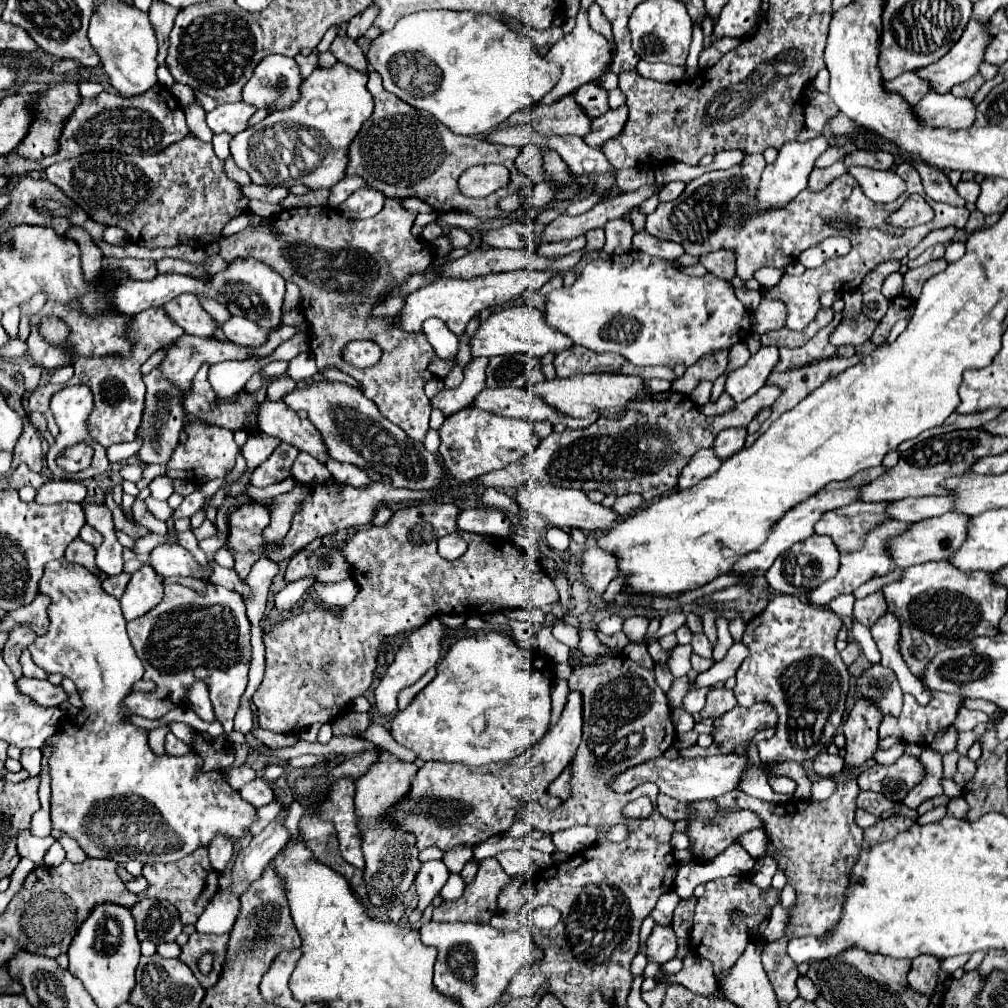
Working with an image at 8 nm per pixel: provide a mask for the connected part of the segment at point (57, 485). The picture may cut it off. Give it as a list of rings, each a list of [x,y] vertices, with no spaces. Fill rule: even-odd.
[[[55,480],[55,482],[45,482],[35,496],[35,502],[41,504],[57,504],[57,502],[83,502],[87,496],[87,488],[81,482],[73,480]]]

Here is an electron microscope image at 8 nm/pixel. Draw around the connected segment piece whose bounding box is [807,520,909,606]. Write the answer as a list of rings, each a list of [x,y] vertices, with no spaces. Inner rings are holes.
[[[885,520],[883,524],[875,526],[875,530],[867,532],[867,538],[865,538],[863,548],[859,548],[859,550],[855,550],[855,552],[841,552],[837,576],[833,576],[831,580],[827,580],[827,584],[821,584],[819,588],[815,588],[815,592],[809,592],[809,594],[807,594],[807,600],[809,600],[813,606],[825,606],[825,604],[829,604],[835,596],[839,596],[839,594],[853,594],[853,590],[859,588],[861,584],[865,584],[867,580],[877,578],[877,576],[885,576],[887,572],[891,572],[891,570],[895,568],[895,564],[891,562],[891,556],[889,556],[889,552],[887,552],[885,542],[887,542],[887,538],[901,534],[901,532],[905,532],[907,528],[909,528],[909,524],[903,524],[903,522],[897,522],[897,520]]]

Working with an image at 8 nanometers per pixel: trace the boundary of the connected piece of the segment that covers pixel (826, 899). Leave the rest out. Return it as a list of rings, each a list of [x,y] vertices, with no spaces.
[[[849,778],[849,780],[837,782],[837,790],[825,802],[793,800],[783,806],[783,804],[771,804],[771,802],[751,798],[739,790],[727,792],[727,796],[715,798],[715,804],[719,810],[725,810],[725,812],[751,810],[759,816],[759,820],[763,820],[763,832],[767,836],[765,854],[777,862],[777,868],[783,870],[783,874],[787,876],[787,884],[791,884],[797,894],[795,910],[787,912],[789,926],[783,938],[773,944],[767,944],[761,954],[765,972],[779,1000],[793,1002],[799,996],[795,988],[799,972],[795,968],[789,970],[791,962],[787,960],[785,954],[781,954],[783,946],[791,938],[799,938],[807,934],[819,936],[827,932],[839,920],[839,914],[843,908],[843,896],[849,886],[851,868],[855,860],[859,858],[861,844],[863,844],[863,830],[853,820],[855,808],[857,808],[855,806],[857,796],[859,796],[857,778]]]

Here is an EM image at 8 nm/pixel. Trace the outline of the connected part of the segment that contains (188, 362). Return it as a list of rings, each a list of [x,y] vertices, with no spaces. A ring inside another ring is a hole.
[[[281,324],[277,326],[275,330],[269,332],[267,336],[267,344],[259,346],[259,348],[247,348],[247,346],[239,346],[235,342],[229,342],[229,340],[215,340],[215,338],[199,338],[199,336],[187,336],[183,334],[175,344],[167,346],[167,356],[163,360],[163,374],[173,382],[177,384],[183,392],[187,392],[191,388],[191,380],[195,376],[195,372],[203,366],[203,364],[217,364],[217,362],[223,362],[223,360],[247,360],[247,358],[261,358],[261,356],[267,356],[271,354],[279,344],[283,344],[285,340],[293,338],[295,334],[299,332],[307,332],[307,324],[299,324],[299,326],[287,326],[287,324]]]

